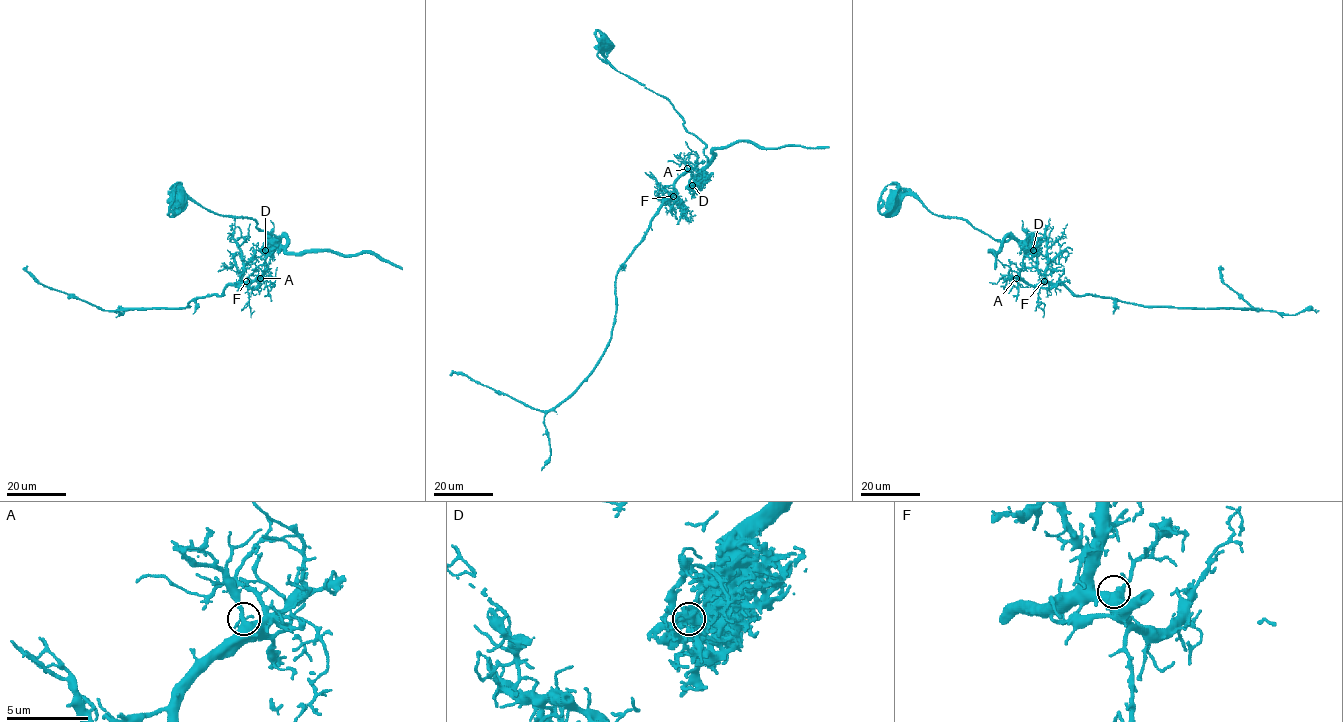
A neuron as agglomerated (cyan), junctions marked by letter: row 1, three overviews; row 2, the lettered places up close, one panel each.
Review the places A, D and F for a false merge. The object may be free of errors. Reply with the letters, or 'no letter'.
D

